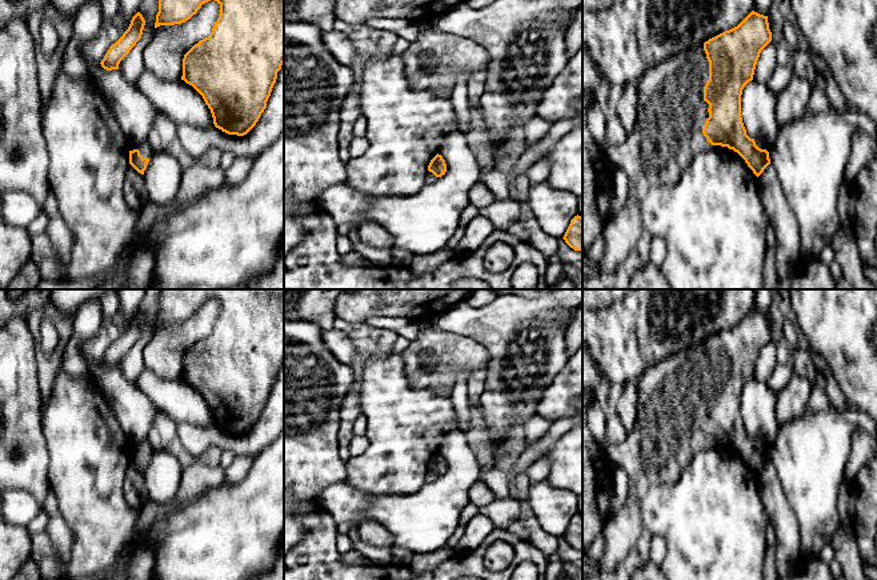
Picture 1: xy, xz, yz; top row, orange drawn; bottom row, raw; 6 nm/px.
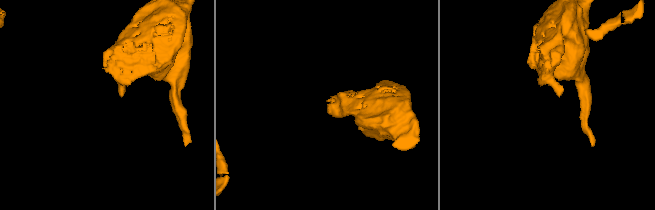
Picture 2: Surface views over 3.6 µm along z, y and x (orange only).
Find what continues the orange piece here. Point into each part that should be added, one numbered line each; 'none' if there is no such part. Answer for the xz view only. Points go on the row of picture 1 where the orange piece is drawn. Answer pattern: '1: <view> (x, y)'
none

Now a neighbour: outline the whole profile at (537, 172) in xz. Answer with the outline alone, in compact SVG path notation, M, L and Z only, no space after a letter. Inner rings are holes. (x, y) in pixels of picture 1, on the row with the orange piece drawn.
M540 159L526 171L530 185L545 181L550 172L550 163L546 159Z

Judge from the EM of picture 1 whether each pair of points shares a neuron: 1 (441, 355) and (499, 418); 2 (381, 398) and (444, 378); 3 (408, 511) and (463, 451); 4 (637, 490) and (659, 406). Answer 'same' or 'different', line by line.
1: different
2: different
3: same
4: same

